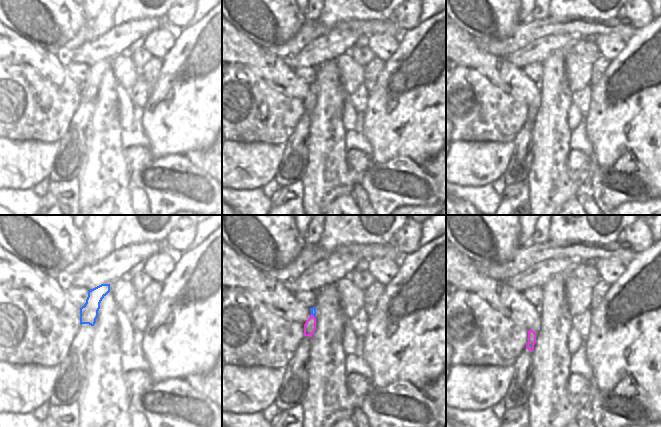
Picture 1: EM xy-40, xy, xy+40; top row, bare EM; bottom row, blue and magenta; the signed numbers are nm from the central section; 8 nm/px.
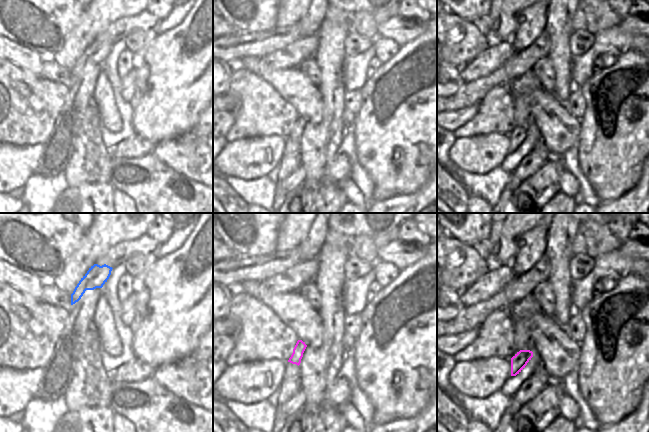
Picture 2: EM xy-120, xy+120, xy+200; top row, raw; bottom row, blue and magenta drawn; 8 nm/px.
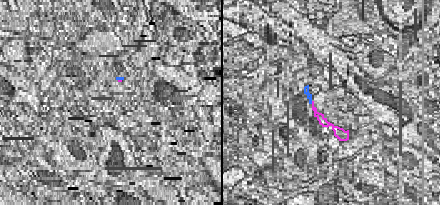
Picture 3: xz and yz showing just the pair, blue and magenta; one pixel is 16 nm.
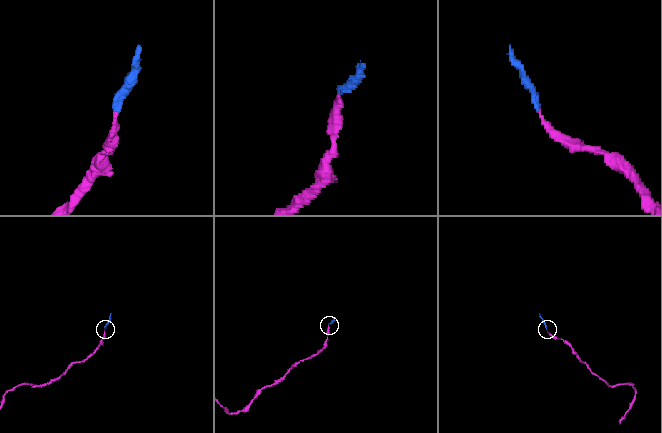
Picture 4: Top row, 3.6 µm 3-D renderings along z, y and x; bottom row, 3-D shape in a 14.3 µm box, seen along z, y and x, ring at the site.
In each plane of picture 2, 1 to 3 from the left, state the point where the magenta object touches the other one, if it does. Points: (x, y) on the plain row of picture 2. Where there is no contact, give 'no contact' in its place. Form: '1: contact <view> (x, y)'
1: no contact
2: no contact
3: no contact

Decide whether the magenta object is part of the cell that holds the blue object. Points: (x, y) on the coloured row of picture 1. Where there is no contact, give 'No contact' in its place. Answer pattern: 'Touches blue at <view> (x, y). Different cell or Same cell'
Touches blue at xy (312, 314). Same cell.

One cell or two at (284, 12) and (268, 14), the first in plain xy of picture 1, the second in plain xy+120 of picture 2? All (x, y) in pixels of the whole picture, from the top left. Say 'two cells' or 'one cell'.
one cell

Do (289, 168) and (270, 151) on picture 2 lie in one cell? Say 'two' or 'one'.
two

